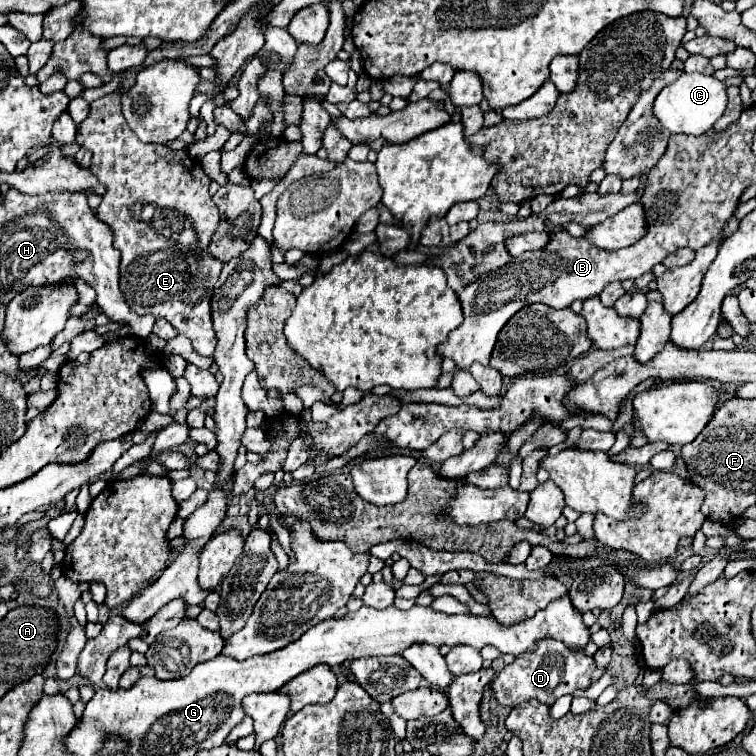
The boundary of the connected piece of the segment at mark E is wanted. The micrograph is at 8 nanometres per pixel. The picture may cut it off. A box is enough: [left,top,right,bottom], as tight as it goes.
[77,93,223,357]

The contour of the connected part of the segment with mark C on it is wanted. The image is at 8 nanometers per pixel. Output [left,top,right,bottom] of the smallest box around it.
[655,73,727,135]

